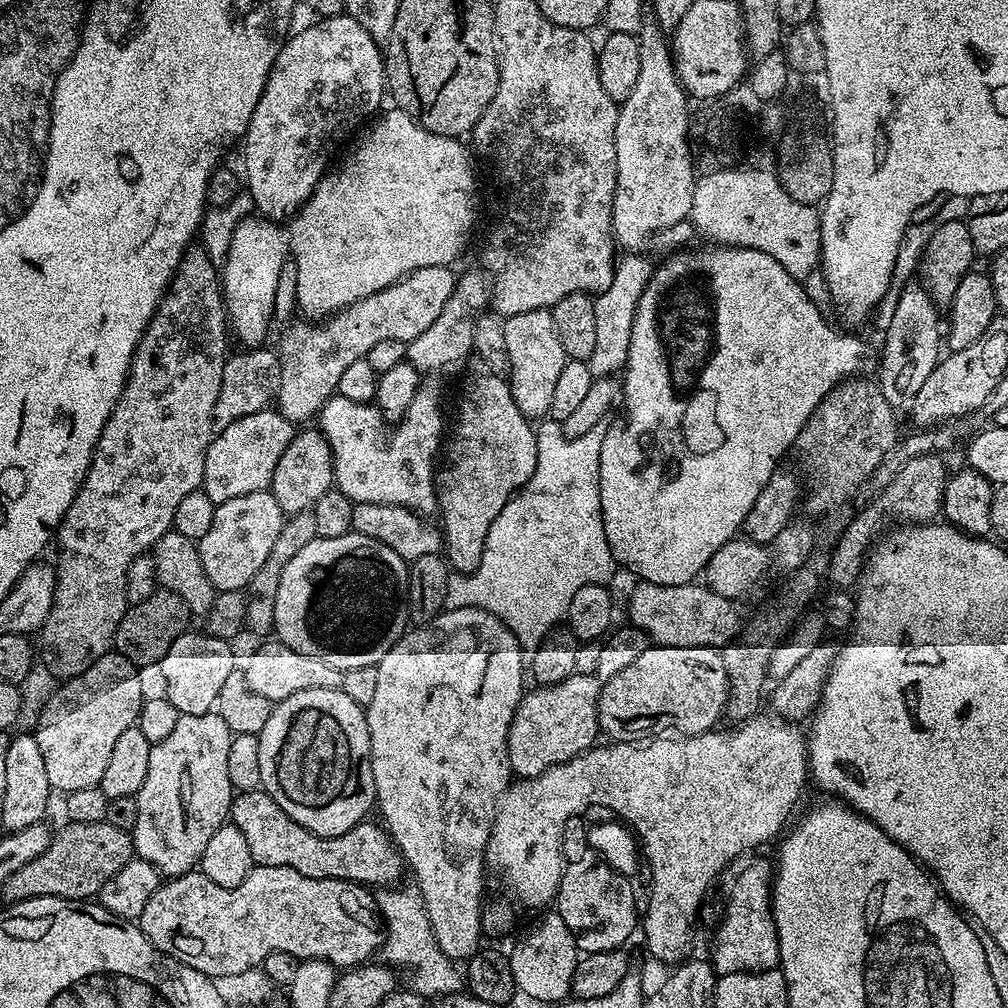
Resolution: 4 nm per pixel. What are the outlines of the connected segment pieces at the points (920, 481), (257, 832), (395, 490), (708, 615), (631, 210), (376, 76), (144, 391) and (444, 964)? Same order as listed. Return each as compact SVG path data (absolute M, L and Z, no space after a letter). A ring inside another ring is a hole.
M922 454L906 458L896 472L881 490L880 494L848 524L841 534L834 552L829 555L827 579L830 578L835 587L853 587L862 574L866 553L873 542L883 533L882 528L894 518L896 522L931 523L943 511L945 482L948 469L941 455Z
M263 790L239 793L232 801L230 820L242 830L250 846L253 865L286 866L310 878L351 880L353 884L365 886L395 885L395 880L406 872L404 857L379 823L355 824L341 836L316 836L298 826L298 822L294 822L294 818L290 818L290 814L286 814L286 810L282 810L282 806Z
M428 378L421 383L420 389L414 394L414 402L410 402L406 414L393 427L396 429L393 430L392 436L388 433L389 425L384 415L375 403L350 402L350 398L342 398L337 394L330 397L322 406L318 414L318 421L320 420L318 428L330 442L334 484L342 494L346 494L346 498L352 500L353 504L366 502L393 504L421 514L432 514L437 511L438 459L436 460L436 455L439 452L441 455L442 452L442 441L446 436L446 420L444 424L444 412L440 409L440 388L432 380L435 379Z
M693 582L678 586L661 584L635 585L628 600L628 616L631 627L640 628L649 641L659 647L689 648L690 646L722 648L739 635L742 619L735 609L735 603L721 595L714 594L707 585Z
M655 22L641 26L638 39L638 82L630 98L619 105L618 126L614 126L616 151L616 193L612 207L612 234L624 250L640 250L655 232L664 232L692 214L694 186L698 175L692 169L692 148L688 145L690 97L676 77L666 33Z
M348 15L325 16L315 22L317 24L301 32L293 31L285 39L262 90L262 98L258 98L258 106L254 106L254 114L242 137L242 176L245 181L248 179L246 190L252 196L255 211L261 217L277 222L299 212L324 173L329 171L340 140L346 139L367 116L375 117L381 111L380 103L386 100L381 45L376 44L370 34Z
M203 246L189 247L184 253L180 264L172 275L172 282L168 285L168 290L164 297L160 299L160 304L156 307L156 313L152 315L152 320L146 326L142 338L132 355L128 380L124 384L122 394L102 430L102 434L96 443L96 449L92 455L92 461L88 467L86 478L74 498L70 502L70 510L62 518L58 529L58 540L60 536L60 557L54 560L56 569L56 589L54 590L54 602L50 606L50 614L46 614L46 622L41 626L38 639L38 656L48 667L48 672L52 676L57 676L57 681L73 680L78 674L82 674L98 658L102 658L113 647L116 631L122 622L122 618L128 613L129 603L126 598L126 574L130 570L130 562L134 558L145 555L162 538L162 534L173 531L172 523L174 514L178 511L178 506L186 494L197 491L203 485L204 471L206 470L206 450L214 435L214 417L216 414L216 399L218 390L222 390L222 370L224 362L230 355L228 349L228 336L230 325L228 323L228 310L224 306L224 294L222 291L222 272L216 263L208 257L208 252Z
M392 888L380 894L378 903L381 919L385 923L385 941L380 951L381 961L392 968L412 970L412 990L425 998L441 995L457 995L464 988L464 976L455 969L455 963L442 954L433 936L429 916L424 910L424 902L419 893L410 890Z

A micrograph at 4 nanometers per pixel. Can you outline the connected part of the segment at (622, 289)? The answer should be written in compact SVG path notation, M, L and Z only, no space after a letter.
M644 254L621 255L610 286L606 286L606 290L599 293L594 299L596 340L594 342L594 354L590 354L590 358L587 360L588 369L594 378L611 377L627 365L636 307L642 298L645 286L648 285L648 279L654 271L654 264L640 255Z

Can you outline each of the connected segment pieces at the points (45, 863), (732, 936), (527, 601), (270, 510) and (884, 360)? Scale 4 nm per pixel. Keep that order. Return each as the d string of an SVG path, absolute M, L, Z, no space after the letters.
M105 820L102 822L86 822L85 824L65 823L65 828L61 832L57 831L52 837L50 846L34 858L34 862L28 862L22 866L22 870L14 870L10 878L2 886L2 892L8 902L17 900L29 900L39 896L57 896L63 900L83 900L91 901L126 866L126 862L134 859L134 849L132 847L132 834L126 830L118 830L118 826L110 826Z
M758 858L746 865L735 878L728 902L719 921L712 944L710 963L717 975L740 972L764 972L779 965L780 947L776 924L772 918L772 882L774 866L770 860Z
M548 418L535 425L536 441L538 442L538 466L534 466L534 474L530 478L530 482L526 482L526 486L521 488L510 502L506 502L506 506L502 506L502 514L498 514L498 518L494 518L494 526L490 526L490 530L486 534L486 546L482 550L482 558L478 562L476 571L471 574L449 575L448 608L481 608L490 614L499 616L505 626L518 638L520 647L524 649L525 653L531 654L536 651L536 647L543 642L549 632L559 625L556 623L559 620L561 623L567 617L570 598L574 598L575 592L582 590L582 586L587 584L608 582L612 576L614 561L610 546L606 542L606 530L604 529L602 498L600 497L600 459L602 458L602 442L606 438L609 427L609 421L604 419L581 437L568 437L561 428L561 421Z
M271 491L242 494L242 498L230 498L230 502L217 504L214 523L198 541L202 570L217 592L238 592L247 589L248 583L262 570L262 562L270 558L274 541L282 530L286 514L278 506Z
M909 282L898 298L898 310L889 329L882 332L884 353L880 356L878 383L882 394L894 406L907 405L918 394L932 366L942 359L942 316L923 284Z

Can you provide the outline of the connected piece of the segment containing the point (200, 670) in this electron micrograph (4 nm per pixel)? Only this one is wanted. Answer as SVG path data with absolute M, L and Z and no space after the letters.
M200 630L192 631L185 631L183 636L179 636L158 665L160 676L164 679L163 695L168 697L181 716L201 716L213 711L226 678L230 678L230 674L238 668L238 660L236 664L236 656L232 653L233 645L229 641L219 640Z

